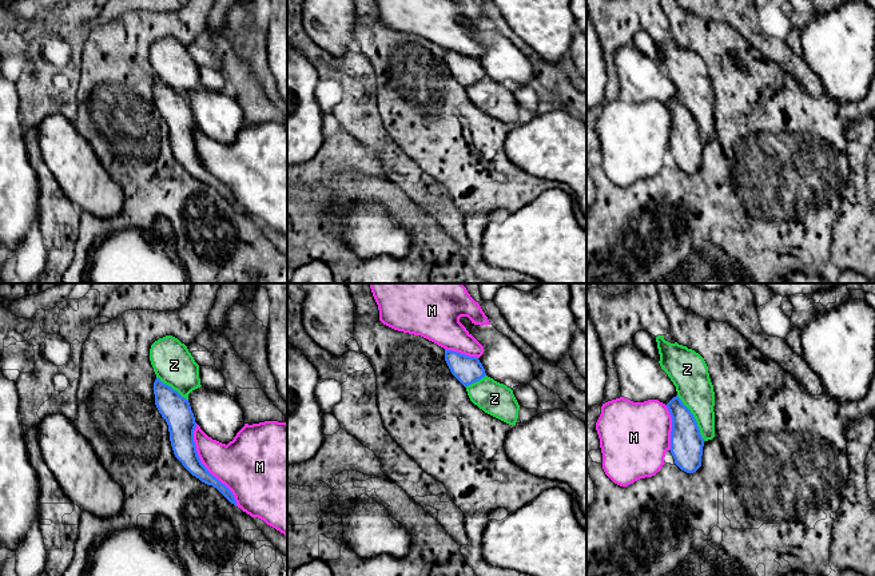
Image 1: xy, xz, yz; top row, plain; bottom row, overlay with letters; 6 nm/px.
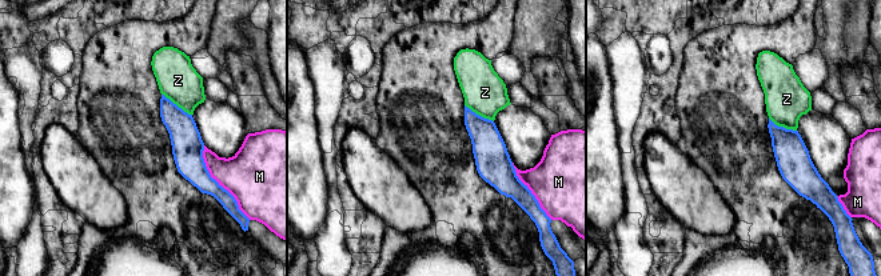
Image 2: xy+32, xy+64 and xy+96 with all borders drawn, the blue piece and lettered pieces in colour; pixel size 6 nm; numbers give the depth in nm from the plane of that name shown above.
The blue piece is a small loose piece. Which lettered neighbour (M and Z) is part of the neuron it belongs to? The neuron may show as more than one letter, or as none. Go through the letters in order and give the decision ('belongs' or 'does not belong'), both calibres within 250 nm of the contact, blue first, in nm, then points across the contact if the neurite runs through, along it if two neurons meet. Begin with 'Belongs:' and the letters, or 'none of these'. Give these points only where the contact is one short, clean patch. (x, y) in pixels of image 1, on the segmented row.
Belongs: Z
M: does not belong | 140/340 nm
Z: belongs | 190/220 nm

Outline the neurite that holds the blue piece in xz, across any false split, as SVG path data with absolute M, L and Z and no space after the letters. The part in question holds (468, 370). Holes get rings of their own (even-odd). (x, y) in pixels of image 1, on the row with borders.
M445 349L445 361L452 374L466 388L474 405L509 425L516 425L520 405L513 390L488 377L477 357Z

